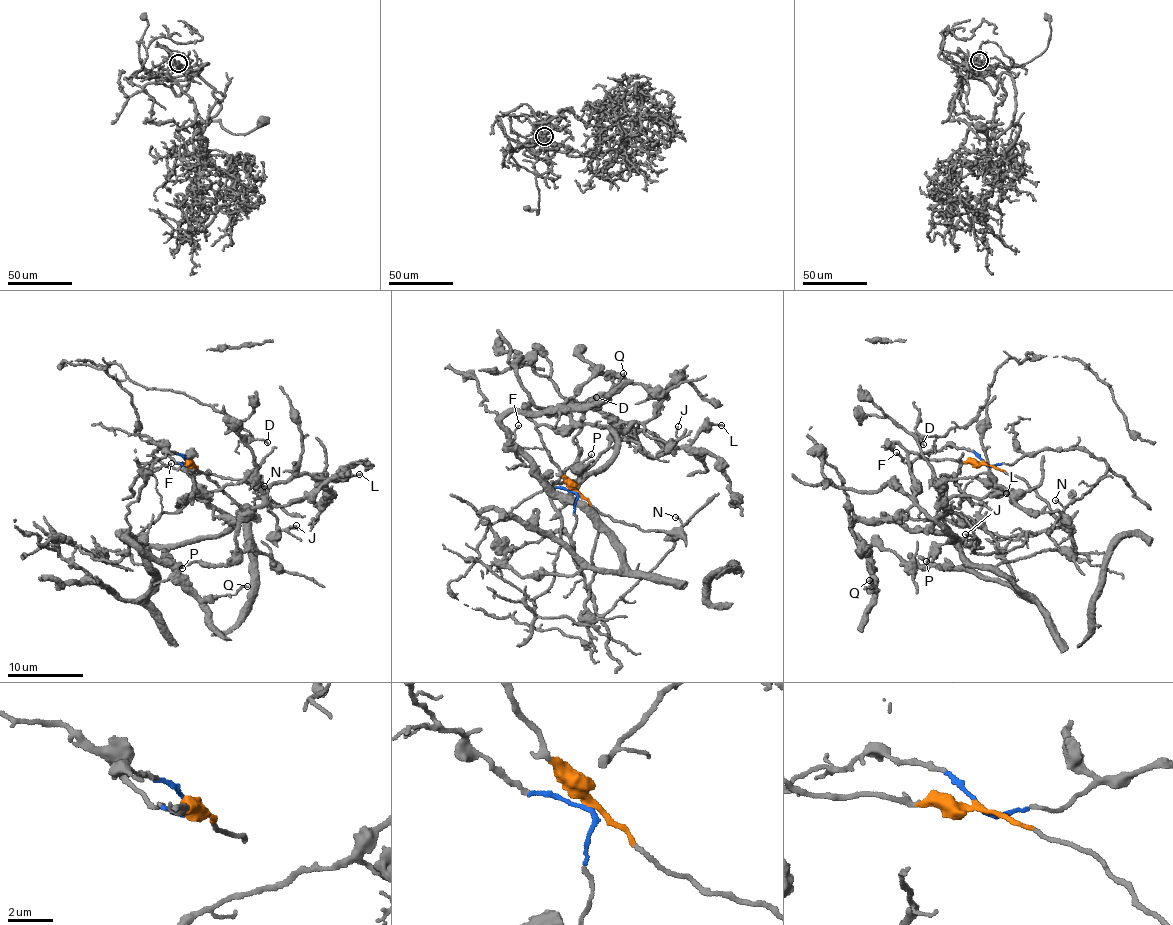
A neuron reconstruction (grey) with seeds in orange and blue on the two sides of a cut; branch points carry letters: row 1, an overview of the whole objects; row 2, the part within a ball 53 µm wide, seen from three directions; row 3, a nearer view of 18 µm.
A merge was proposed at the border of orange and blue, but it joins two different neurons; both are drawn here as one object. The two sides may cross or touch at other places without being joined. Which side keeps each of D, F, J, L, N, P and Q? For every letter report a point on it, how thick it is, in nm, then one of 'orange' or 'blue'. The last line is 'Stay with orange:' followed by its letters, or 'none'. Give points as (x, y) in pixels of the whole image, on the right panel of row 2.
D: at (923, 444); 120 nm thick; orange
F: at (896, 452); 90 nm thick; blue
J: at (965, 534); 110 nm thick; orange
L: at (1006, 493); 150 nm thick; orange
N: at (1055, 500); 120 nm thick; blue
P: at (926, 561); 120 nm thick; orange
Q: at (869, 580); 110 nm thick; orange
Stay with orange: D, J, L, P, Q

